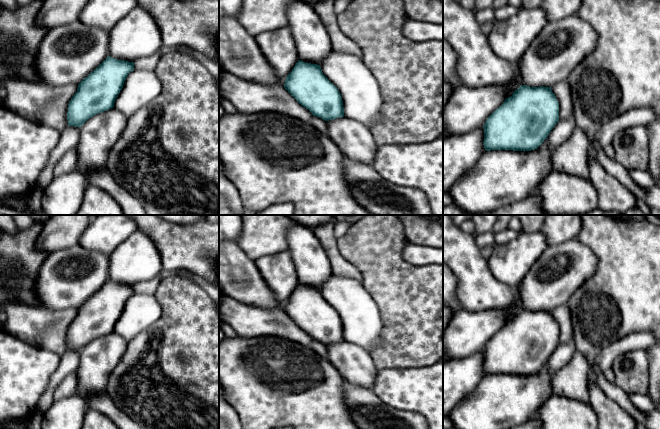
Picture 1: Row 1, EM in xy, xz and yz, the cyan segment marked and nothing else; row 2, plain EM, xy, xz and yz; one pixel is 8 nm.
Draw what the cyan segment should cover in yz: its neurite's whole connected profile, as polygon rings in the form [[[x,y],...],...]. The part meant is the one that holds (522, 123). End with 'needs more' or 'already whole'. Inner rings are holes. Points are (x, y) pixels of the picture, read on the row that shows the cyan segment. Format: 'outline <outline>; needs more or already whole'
outline [[[521,85],[486,120],[486,151],[537,149],[559,121],[559,103],[551,87]]]; already whole

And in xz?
outline [[[298,60],[286,77],[284,88],[299,104],[308,109],[313,116],[317,116],[325,121],[345,116],[341,94],[337,87],[323,74],[320,65]]]; already whole

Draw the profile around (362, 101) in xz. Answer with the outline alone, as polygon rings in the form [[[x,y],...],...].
[[[332,50],[320,67],[339,90],[346,117],[360,121],[368,128],[380,122],[380,89],[362,59],[353,54]]]

